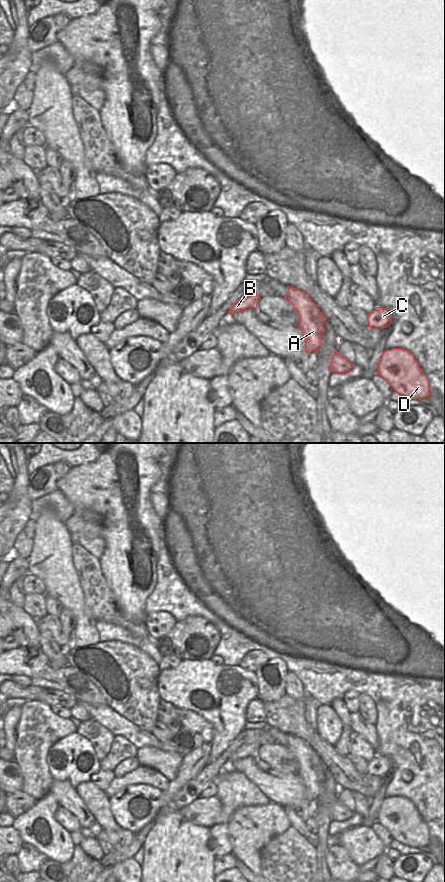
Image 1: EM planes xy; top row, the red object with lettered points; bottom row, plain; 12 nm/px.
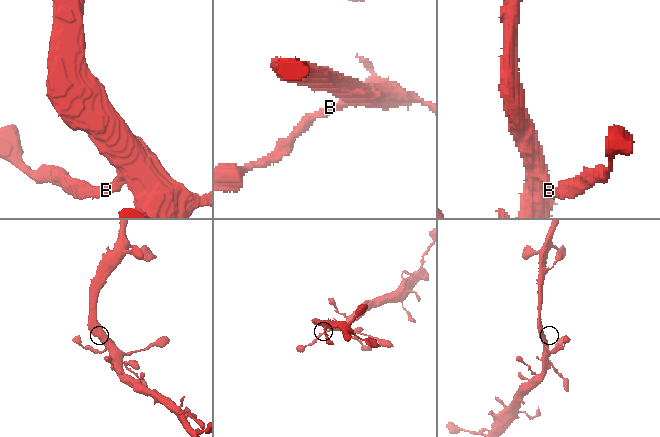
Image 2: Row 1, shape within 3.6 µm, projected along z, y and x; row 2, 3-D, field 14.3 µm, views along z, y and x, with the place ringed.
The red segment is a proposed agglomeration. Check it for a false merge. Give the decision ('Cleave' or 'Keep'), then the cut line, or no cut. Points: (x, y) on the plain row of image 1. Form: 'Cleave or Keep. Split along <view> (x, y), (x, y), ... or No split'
Keep. No split

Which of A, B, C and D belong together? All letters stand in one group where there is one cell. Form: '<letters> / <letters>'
A B C D

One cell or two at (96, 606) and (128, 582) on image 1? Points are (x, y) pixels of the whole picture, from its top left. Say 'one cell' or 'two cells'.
two cells

